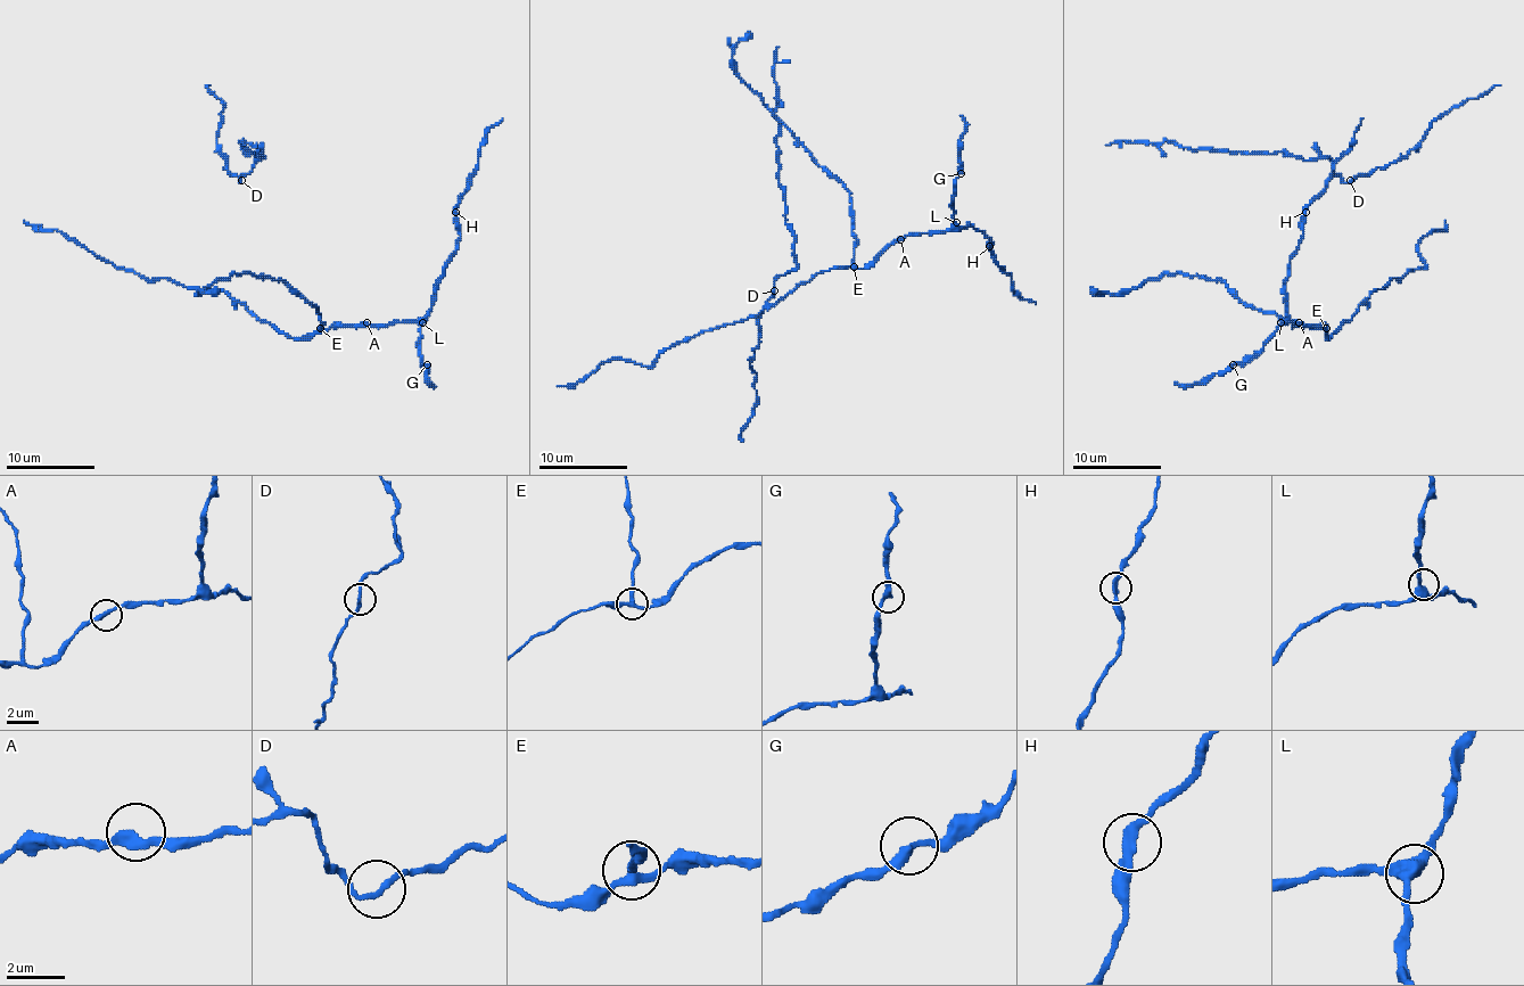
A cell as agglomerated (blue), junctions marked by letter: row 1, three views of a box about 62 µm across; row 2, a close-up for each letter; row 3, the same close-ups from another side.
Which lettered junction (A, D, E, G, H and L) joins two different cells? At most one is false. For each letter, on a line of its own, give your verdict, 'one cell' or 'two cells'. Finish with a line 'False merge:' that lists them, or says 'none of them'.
A: one cell
D: one cell
E: two cells
G: one cell
H: one cell
L: one cell
False merge: E

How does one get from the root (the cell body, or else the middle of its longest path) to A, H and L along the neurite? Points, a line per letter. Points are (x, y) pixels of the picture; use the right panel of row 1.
A: (1348, 320), (1329, 338), (1325, 327), (1303, 327), (1299, 322)
H: (1348, 320), (1327, 338), (1325, 327), (1296, 327), (1287, 315), (1285, 278), (1303, 236), (1306, 212)
L: (1348, 320), (1329, 338), (1325, 327), (1296, 327), (1292, 322), (1281, 322)

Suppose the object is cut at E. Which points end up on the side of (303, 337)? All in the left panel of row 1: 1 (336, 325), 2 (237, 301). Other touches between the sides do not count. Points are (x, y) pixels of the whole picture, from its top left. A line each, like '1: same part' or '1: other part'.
1: same part
2: same part

